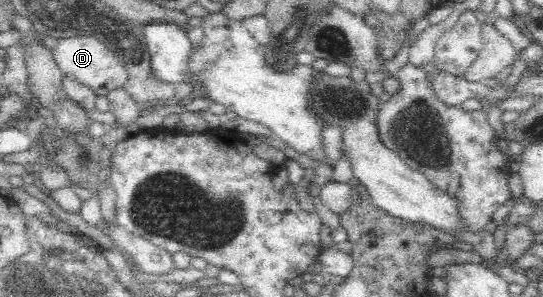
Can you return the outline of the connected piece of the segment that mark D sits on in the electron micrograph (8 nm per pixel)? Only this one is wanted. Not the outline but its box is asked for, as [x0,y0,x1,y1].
[52,36,126,96]

